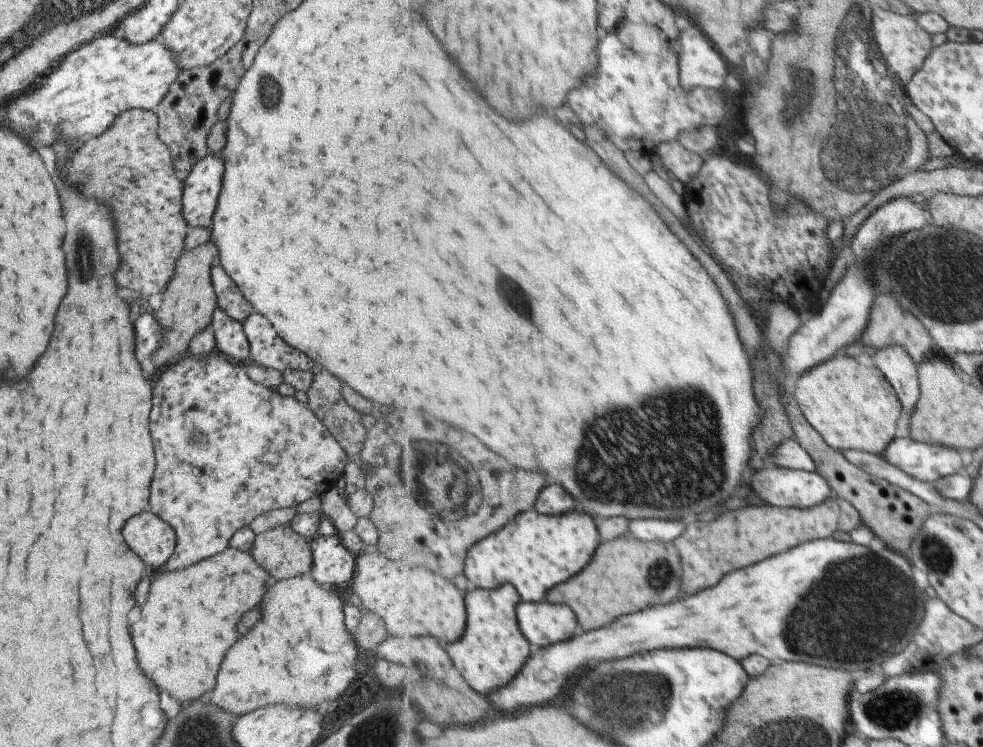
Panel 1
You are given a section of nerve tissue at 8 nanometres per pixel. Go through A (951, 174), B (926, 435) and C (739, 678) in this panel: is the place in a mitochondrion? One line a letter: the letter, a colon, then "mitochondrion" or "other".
A: other
B: other
C: other

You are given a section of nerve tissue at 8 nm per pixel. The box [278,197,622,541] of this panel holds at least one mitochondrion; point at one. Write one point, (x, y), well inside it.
(452, 488)

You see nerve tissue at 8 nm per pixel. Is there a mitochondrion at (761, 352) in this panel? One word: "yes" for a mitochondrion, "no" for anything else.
no

